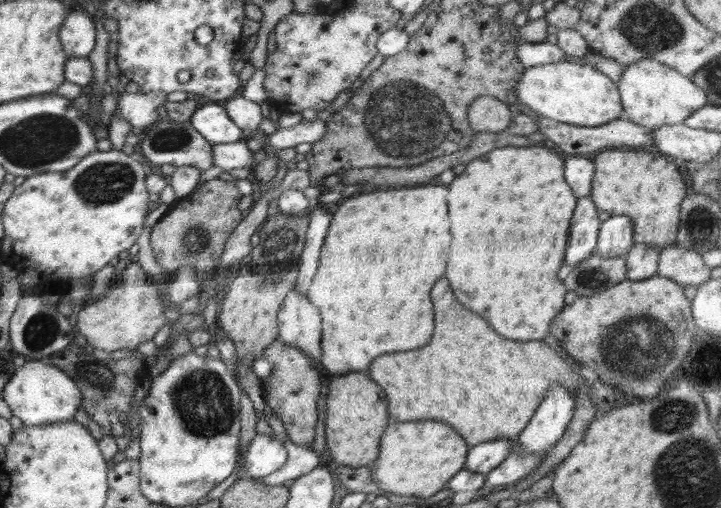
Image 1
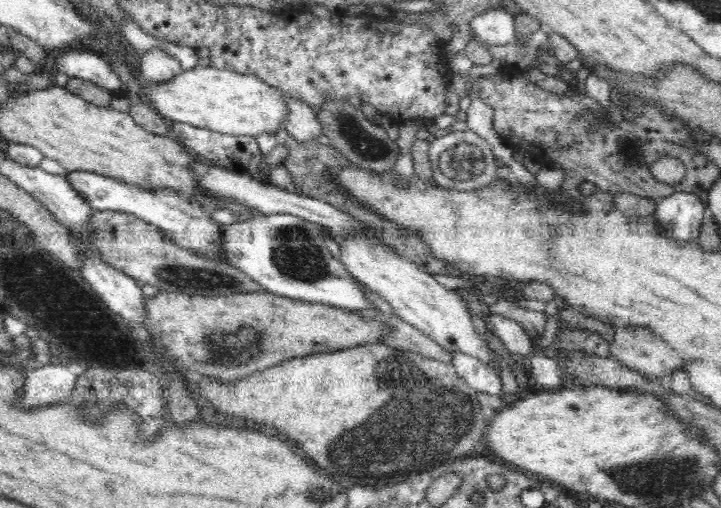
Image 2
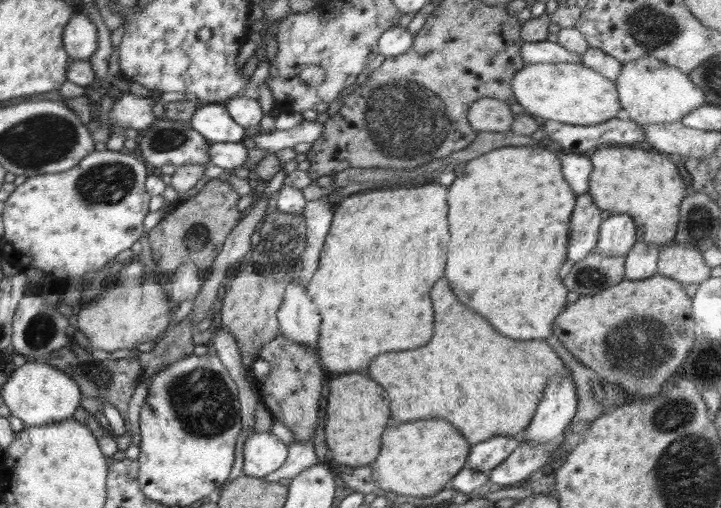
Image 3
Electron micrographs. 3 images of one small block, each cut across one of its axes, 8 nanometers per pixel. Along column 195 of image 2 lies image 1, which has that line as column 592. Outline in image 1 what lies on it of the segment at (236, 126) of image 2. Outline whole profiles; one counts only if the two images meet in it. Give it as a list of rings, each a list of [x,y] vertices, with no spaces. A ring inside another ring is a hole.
[[[556,61],[525,68],[516,79],[515,94],[520,104],[540,117],[578,126],[598,126],[623,117],[617,84],[592,65]]]

